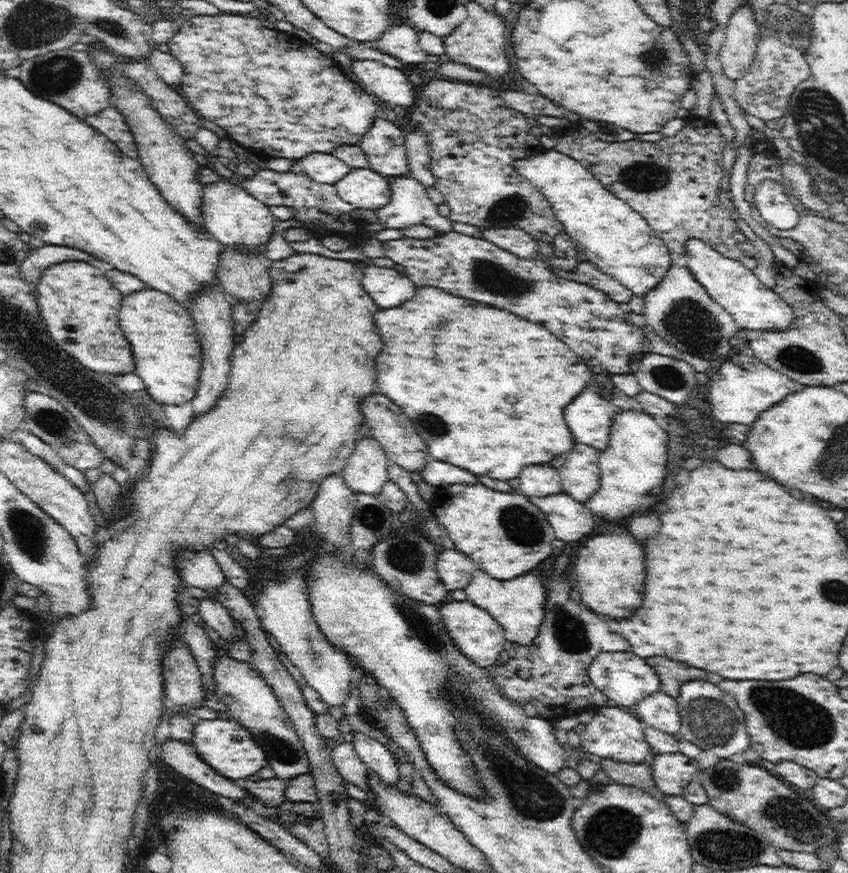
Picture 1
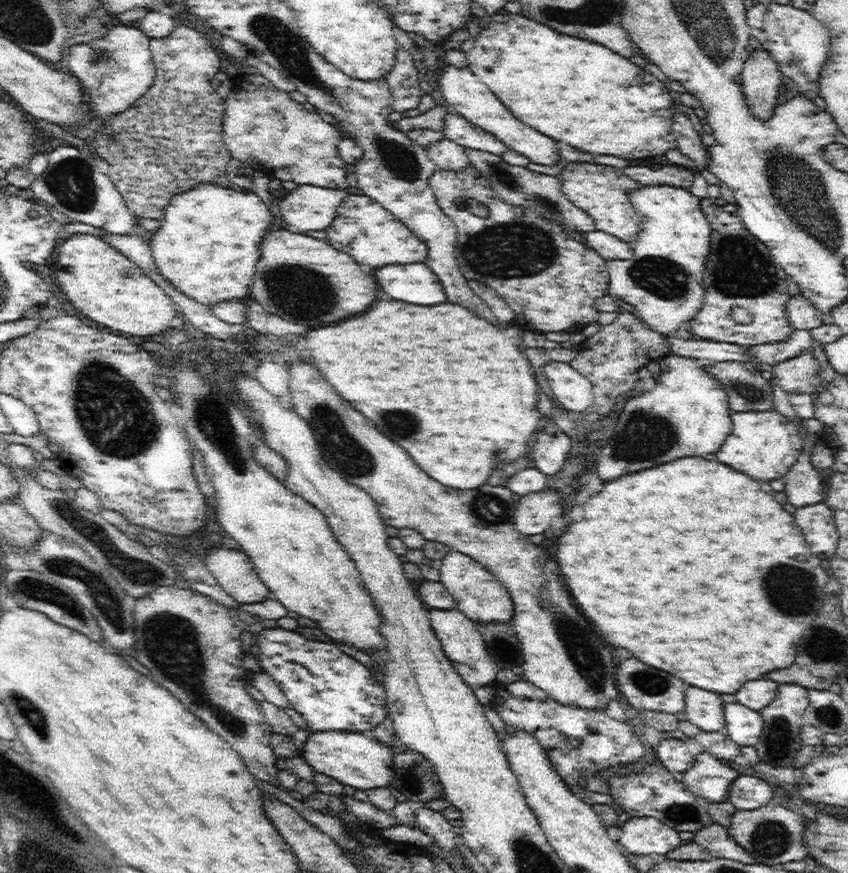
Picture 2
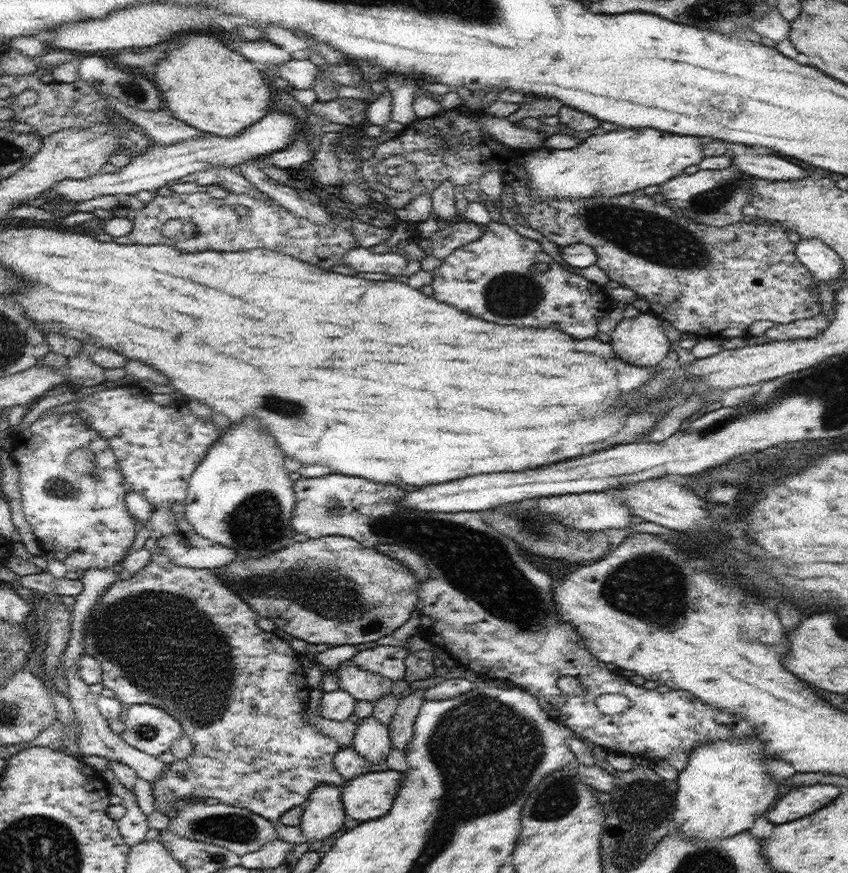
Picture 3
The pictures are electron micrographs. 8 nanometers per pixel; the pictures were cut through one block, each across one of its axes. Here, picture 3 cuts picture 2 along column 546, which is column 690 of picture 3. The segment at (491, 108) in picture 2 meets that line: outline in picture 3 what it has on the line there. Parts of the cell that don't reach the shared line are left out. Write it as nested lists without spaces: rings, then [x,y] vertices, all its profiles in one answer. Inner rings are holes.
[[[628,128],[602,135],[594,134],[574,148],[549,149],[542,146],[530,152],[521,162],[529,183],[527,188],[538,198],[586,198],[587,196],[620,196],[646,188],[663,185],[703,159],[700,138],[672,136],[654,128]]]

